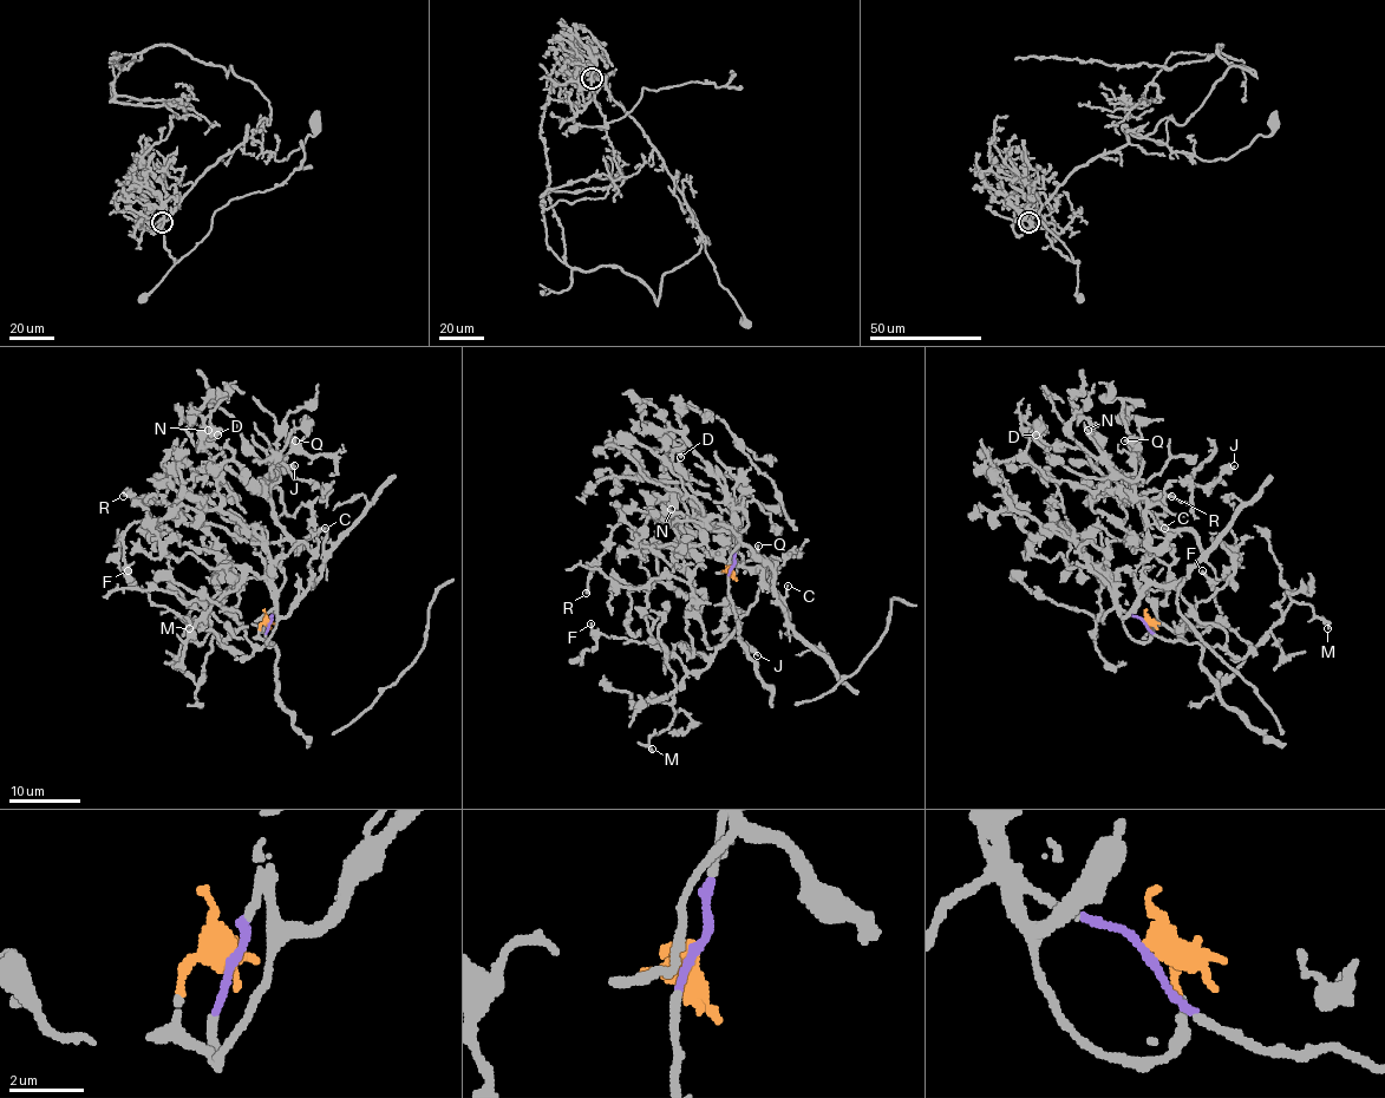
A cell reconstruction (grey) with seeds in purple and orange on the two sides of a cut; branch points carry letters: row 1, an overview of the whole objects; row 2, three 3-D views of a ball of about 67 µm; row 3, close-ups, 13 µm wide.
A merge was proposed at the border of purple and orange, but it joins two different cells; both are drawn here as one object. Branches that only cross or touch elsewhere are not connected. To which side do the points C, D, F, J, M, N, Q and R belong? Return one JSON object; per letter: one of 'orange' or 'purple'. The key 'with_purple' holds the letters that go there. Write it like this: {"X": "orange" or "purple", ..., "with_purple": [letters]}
{"C": "orange", "D": "orange", "F": "purple", "J": "orange", "M": "purple", "N": "orange", "Q": "orange", "R": "orange", "with_purple": ["F", "M"]}

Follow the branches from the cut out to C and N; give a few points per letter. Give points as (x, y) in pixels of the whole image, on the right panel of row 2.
C: (1147, 621), (1150, 635), (1136, 641), (1123, 618), (1151, 585), (1180, 581), (1202, 554), (1189, 531), (1164, 528)
N: (1147, 621), (1147, 641), (1123, 625), (1200, 542), (1150, 547), (1088, 430)

